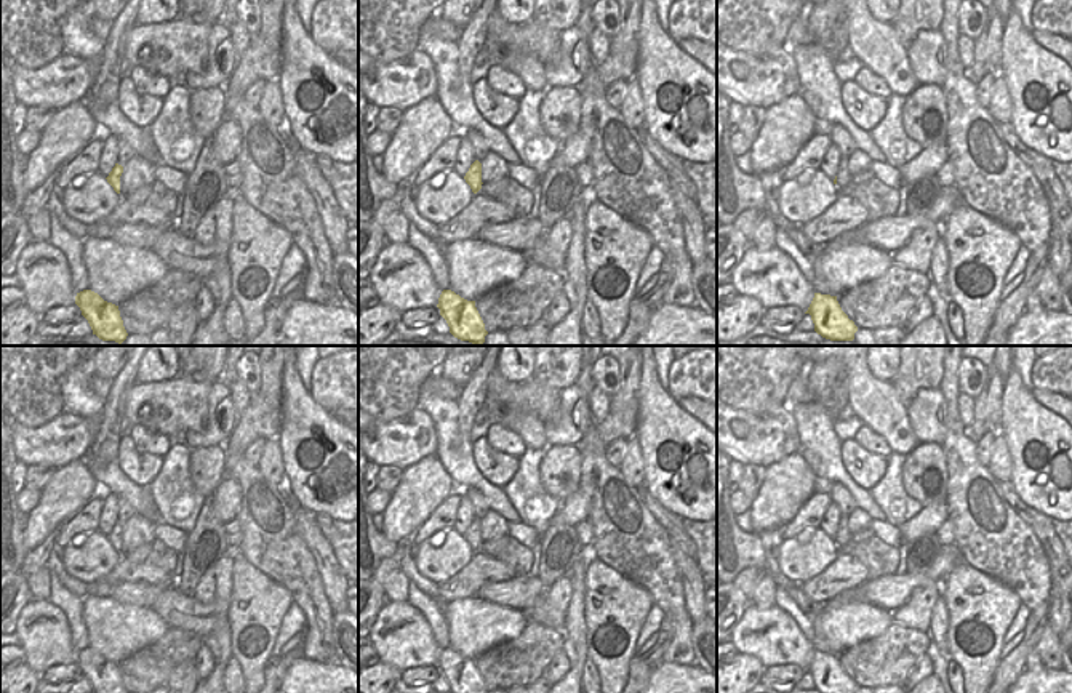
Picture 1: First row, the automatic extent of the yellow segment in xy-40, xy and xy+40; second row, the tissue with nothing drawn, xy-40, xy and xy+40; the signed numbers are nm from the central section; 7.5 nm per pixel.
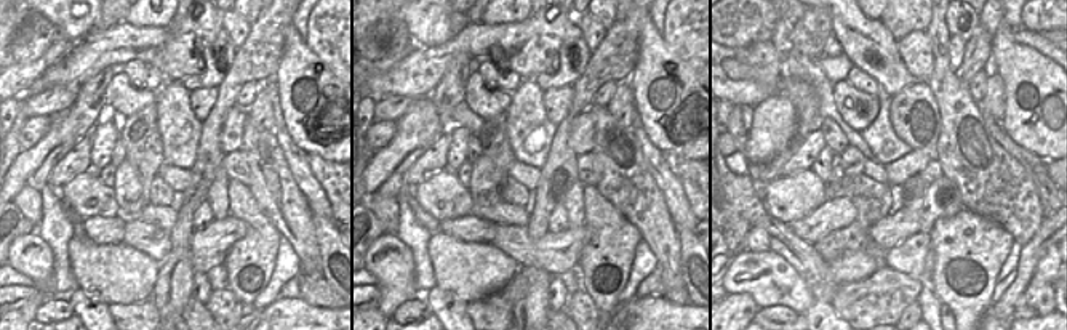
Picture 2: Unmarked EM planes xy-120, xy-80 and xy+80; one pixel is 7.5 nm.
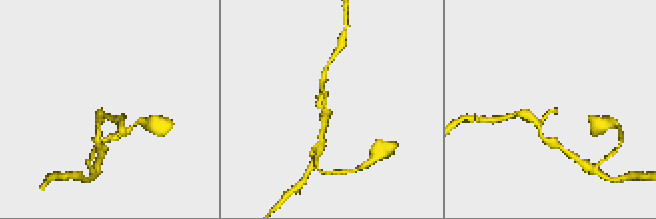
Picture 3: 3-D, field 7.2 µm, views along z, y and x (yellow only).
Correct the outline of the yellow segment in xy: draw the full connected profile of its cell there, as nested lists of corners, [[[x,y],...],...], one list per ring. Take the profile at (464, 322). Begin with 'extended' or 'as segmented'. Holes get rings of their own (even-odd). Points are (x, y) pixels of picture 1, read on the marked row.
as segmented | [[[443,290],[437,307],[454,338],[472,344],[485,342],[488,331],[475,307],[475,301],[467,301],[451,290]]]

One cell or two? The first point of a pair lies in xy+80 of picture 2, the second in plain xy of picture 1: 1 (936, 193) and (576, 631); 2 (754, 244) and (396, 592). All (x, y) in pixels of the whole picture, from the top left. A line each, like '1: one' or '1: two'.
1: two
2: one

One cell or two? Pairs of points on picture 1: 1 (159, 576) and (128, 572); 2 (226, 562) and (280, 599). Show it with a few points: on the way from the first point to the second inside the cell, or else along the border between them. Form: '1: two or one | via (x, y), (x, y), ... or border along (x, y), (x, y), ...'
1: one | via (151, 573), (136, 573)
2: two | border along (231, 549), (232, 592), (228, 604)

